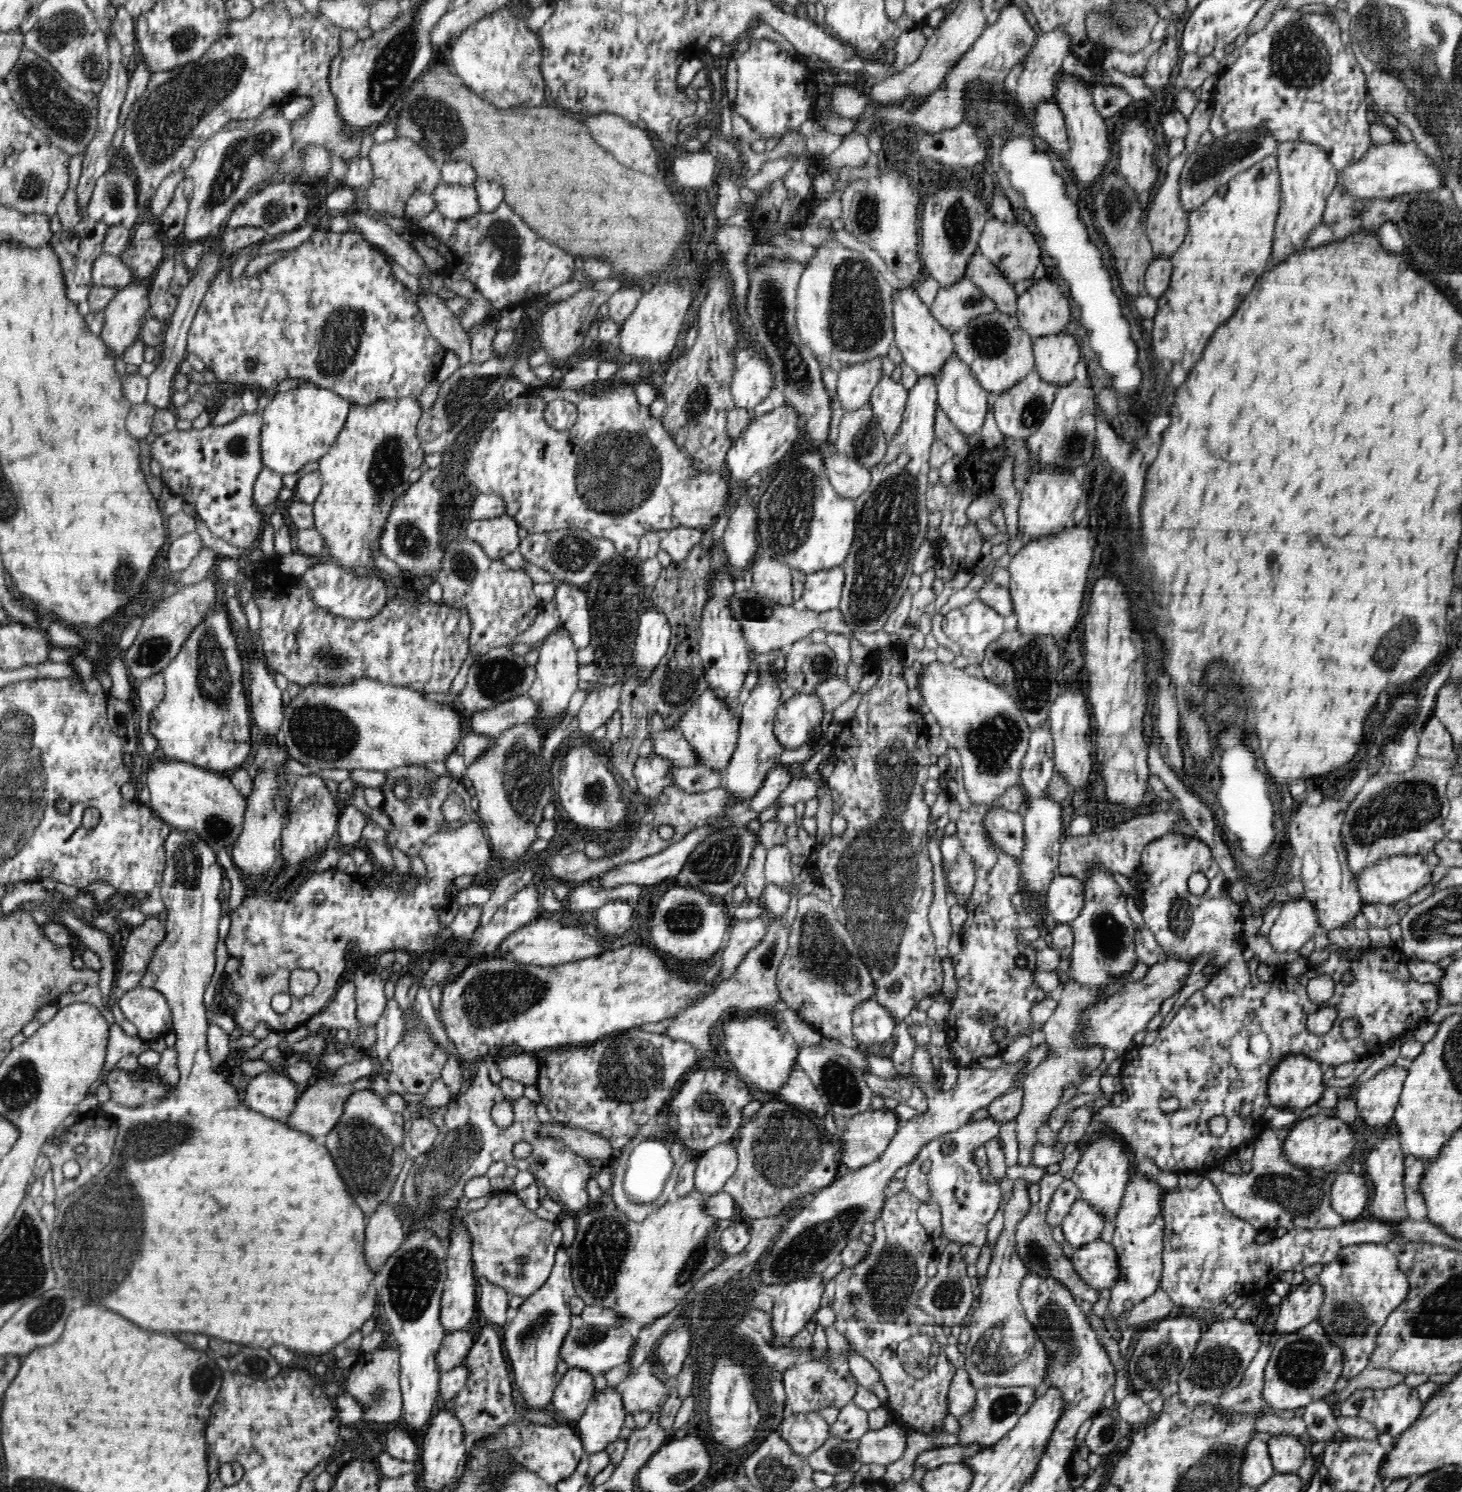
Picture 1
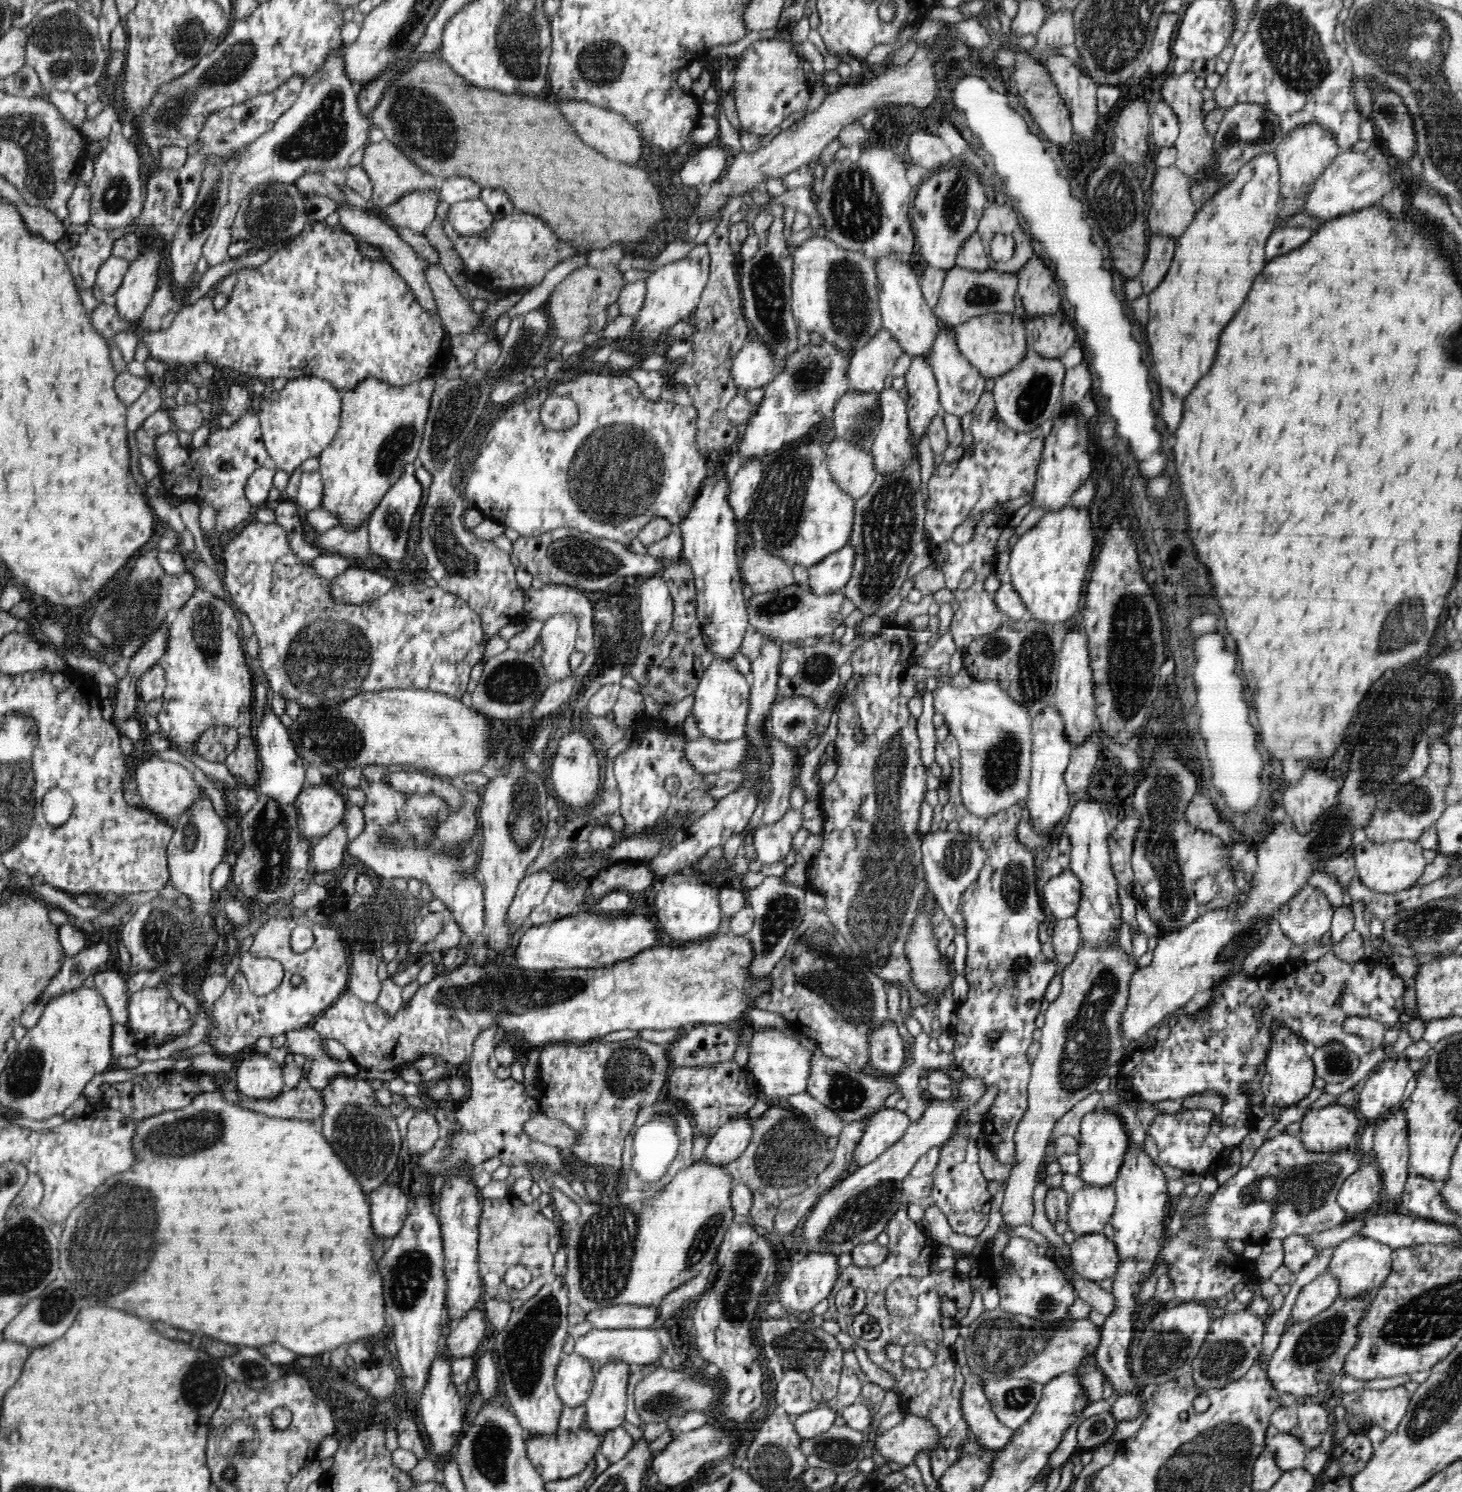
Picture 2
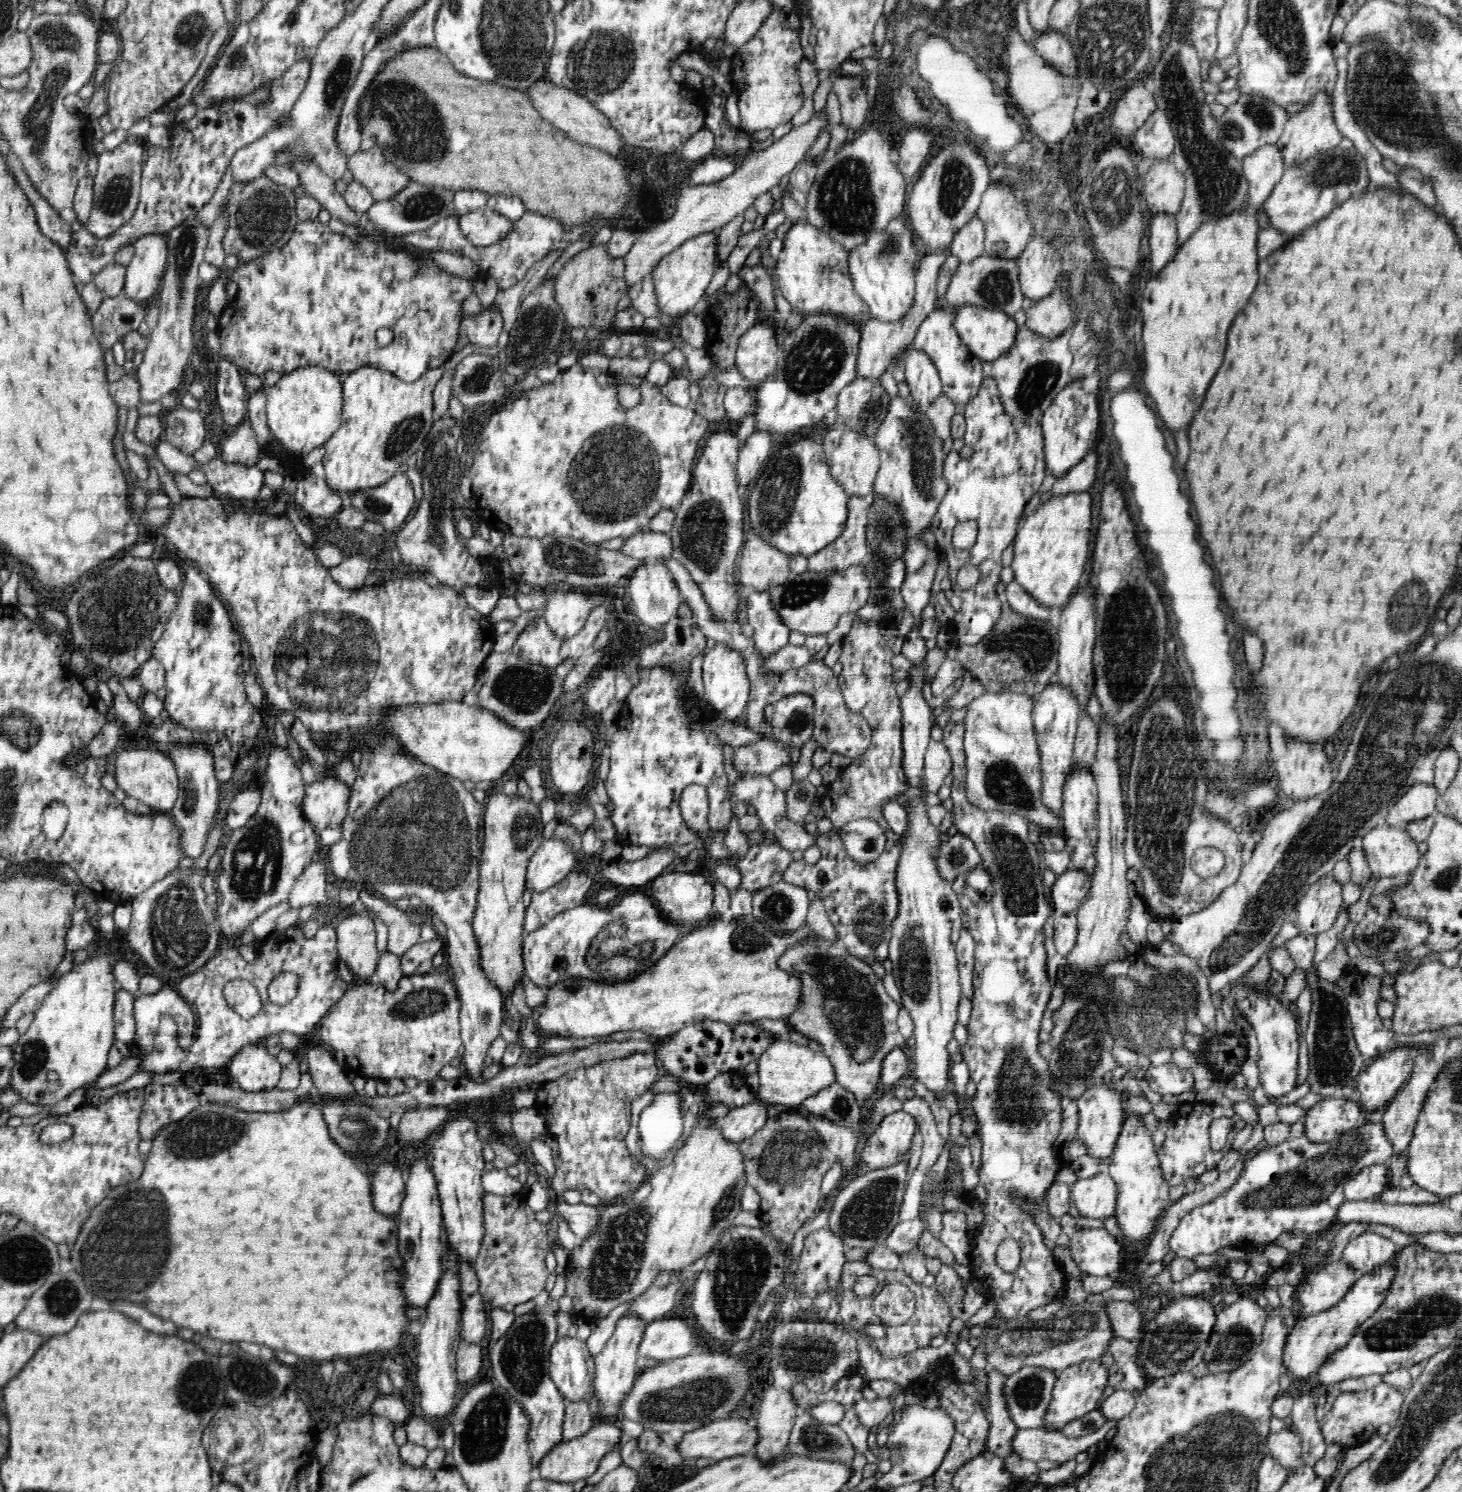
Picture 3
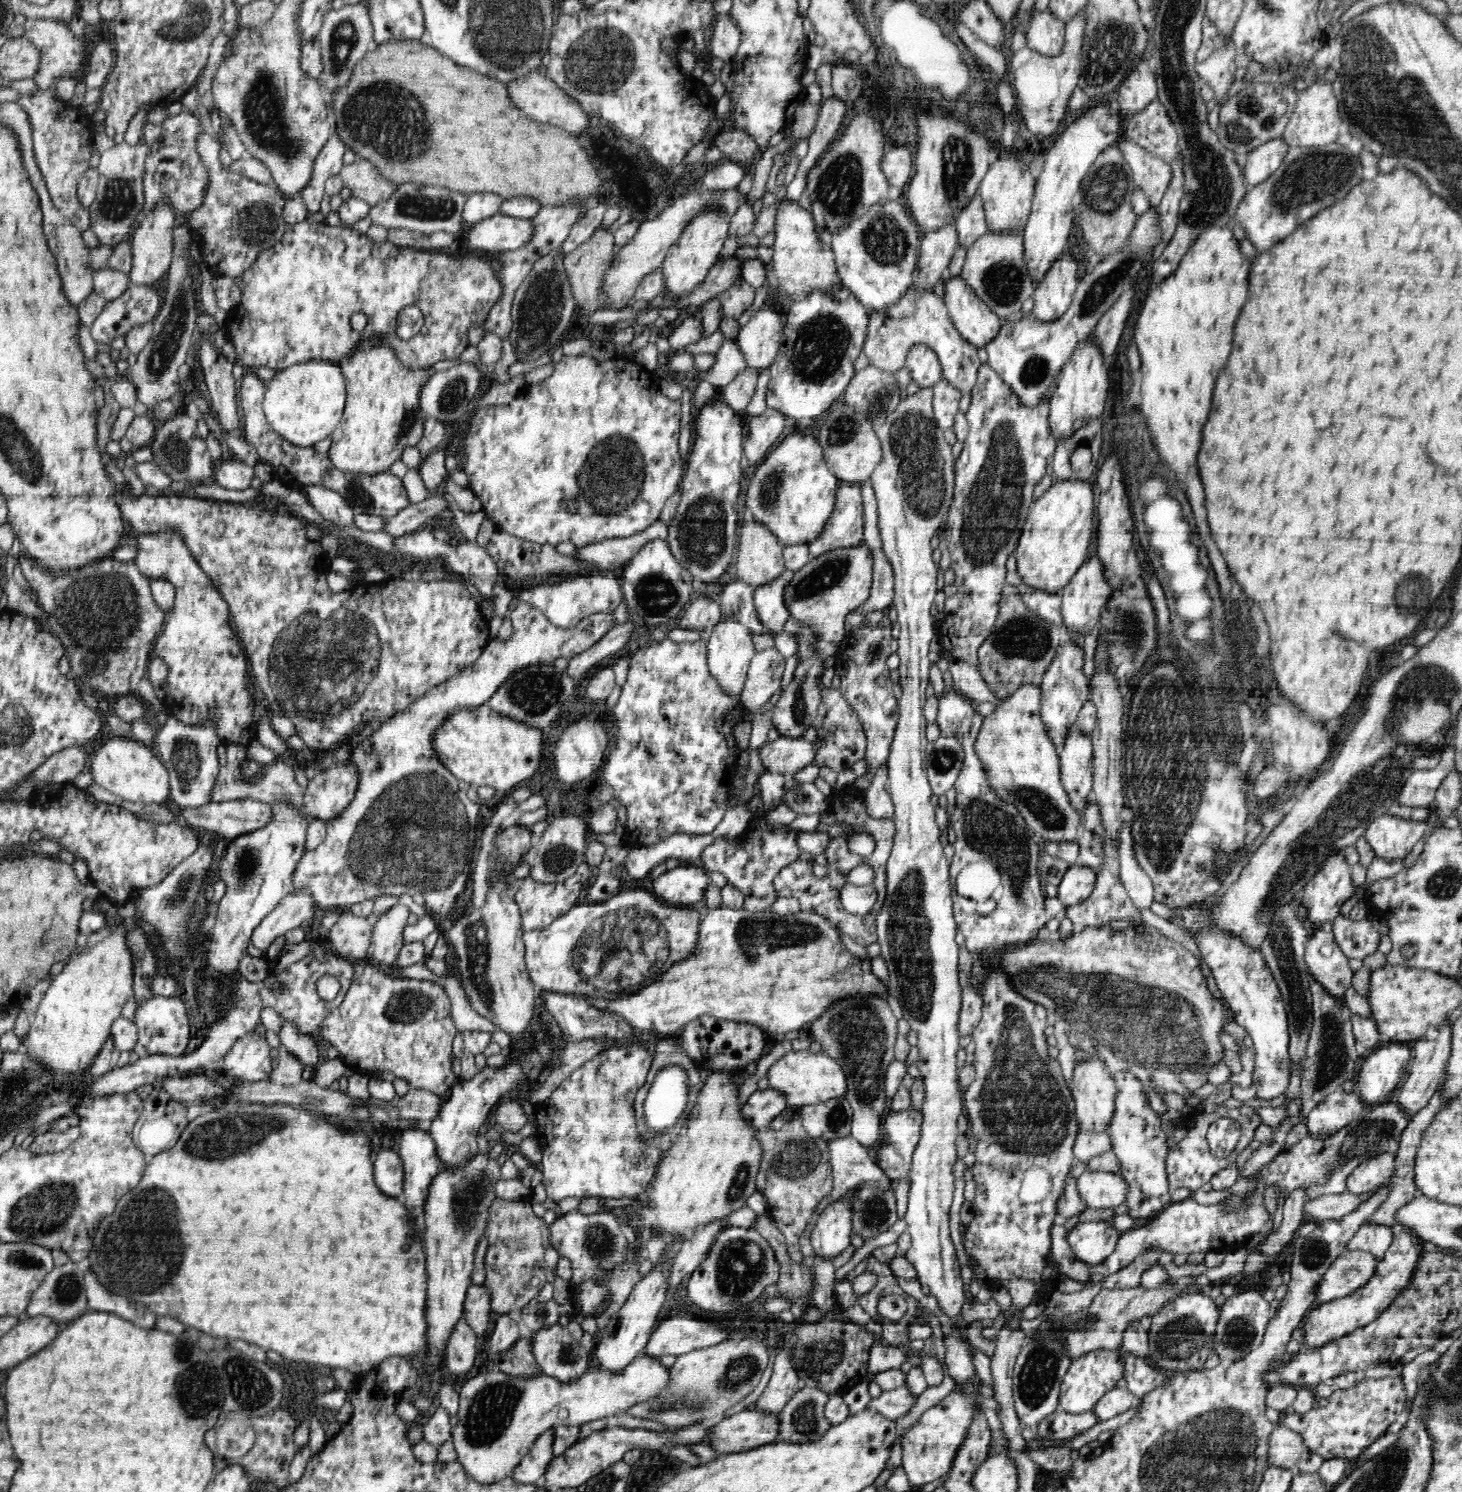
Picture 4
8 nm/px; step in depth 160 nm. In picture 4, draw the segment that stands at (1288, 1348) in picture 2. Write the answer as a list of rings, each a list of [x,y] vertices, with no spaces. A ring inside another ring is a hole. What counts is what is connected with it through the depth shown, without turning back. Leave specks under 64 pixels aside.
[[[1396,1221],[1392,1226],[1393,1241],[1385,1252],[1383,1259],[1376,1264],[1376,1272],[1372,1274],[1364,1286],[1355,1290],[1348,1296],[1336,1299],[1335,1301],[1322,1303],[1313,1307],[1307,1313],[1306,1324],[1304,1324],[1304,1340],[1308,1346],[1324,1346],[1327,1342],[1342,1338],[1362,1326],[1368,1326],[1382,1314],[1384,1308],[1392,1304],[1392,1300],[1408,1286],[1412,1278],[1413,1267],[1423,1251],[1423,1240],[1414,1233],[1414,1230]]]

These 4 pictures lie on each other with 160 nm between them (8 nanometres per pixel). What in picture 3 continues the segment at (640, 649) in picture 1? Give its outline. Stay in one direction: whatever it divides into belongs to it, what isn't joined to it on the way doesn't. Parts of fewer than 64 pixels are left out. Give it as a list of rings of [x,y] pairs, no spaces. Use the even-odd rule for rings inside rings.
[[[661,559],[650,560],[635,568],[628,590],[630,590],[633,610],[642,624],[662,631],[663,626],[677,616],[682,596],[677,582],[674,581],[674,575],[670,575],[668,565]]]

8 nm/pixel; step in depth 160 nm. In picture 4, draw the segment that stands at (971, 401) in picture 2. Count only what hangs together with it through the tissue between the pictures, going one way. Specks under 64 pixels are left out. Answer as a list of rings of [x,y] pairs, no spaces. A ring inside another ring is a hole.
[[[910,285],[907,292],[891,308],[868,310],[868,313],[872,322],[868,325],[862,351],[870,361],[870,365],[894,373],[905,366],[912,345],[928,345],[928,348],[936,352],[942,365],[943,378],[948,384],[960,392],[961,390],[970,392],[974,388],[981,365],[978,348],[968,344],[968,341],[960,336],[958,329],[953,326],[944,299],[934,291],[918,293],[914,285]]]

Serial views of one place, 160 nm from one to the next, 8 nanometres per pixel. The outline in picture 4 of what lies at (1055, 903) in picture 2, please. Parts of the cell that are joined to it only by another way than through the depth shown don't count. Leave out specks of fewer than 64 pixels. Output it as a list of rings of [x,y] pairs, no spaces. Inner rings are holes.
[[[1074,865],[1064,873],[1056,897],[1065,909],[1081,904],[1087,900],[1096,885],[1096,872],[1087,866]]]

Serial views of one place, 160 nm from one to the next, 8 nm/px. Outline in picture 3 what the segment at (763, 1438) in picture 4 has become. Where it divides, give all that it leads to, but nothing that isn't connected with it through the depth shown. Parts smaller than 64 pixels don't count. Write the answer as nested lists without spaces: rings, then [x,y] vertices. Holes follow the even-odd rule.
[[[732,1417],[709,1422],[680,1437],[677,1449],[682,1458],[708,1458],[717,1462],[754,1450],[760,1434],[757,1426],[750,1426],[746,1418]]]

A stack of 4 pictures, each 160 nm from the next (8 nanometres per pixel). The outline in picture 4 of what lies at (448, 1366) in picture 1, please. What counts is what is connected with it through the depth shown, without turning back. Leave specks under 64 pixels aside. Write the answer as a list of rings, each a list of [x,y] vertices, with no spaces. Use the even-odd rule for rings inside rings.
[[[484,1283],[479,1285],[471,1284],[466,1291],[466,1298],[463,1304],[463,1315],[476,1336],[488,1328],[488,1324],[495,1317],[491,1309],[491,1298],[488,1287]]]

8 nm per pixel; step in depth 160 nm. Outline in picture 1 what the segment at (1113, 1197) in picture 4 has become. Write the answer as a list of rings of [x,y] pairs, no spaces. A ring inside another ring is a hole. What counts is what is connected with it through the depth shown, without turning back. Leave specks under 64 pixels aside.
[[[1078,1198],[1065,1216],[1061,1227],[1065,1240],[1072,1244],[1073,1248],[1078,1249],[1079,1246],[1087,1245],[1100,1237],[1104,1225],[1100,1209]]]

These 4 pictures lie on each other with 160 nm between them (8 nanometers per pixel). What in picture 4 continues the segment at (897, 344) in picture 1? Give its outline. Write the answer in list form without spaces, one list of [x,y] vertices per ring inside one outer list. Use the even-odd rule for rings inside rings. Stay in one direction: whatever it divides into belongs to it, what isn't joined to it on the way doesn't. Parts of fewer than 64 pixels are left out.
[[[895,195],[872,205],[868,214],[846,229],[831,234],[831,249],[841,284],[849,288],[867,310],[891,308],[912,285],[921,245],[918,232],[919,226],[904,209],[902,199]]]

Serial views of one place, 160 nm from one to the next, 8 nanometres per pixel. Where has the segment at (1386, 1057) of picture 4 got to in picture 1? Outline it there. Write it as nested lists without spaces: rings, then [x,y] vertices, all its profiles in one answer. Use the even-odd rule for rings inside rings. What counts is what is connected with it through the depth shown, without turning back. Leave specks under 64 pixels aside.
[[[1394,1063],[1359,1086],[1355,1101],[1366,1124],[1380,1127],[1392,1122],[1406,1076],[1407,1070]]]

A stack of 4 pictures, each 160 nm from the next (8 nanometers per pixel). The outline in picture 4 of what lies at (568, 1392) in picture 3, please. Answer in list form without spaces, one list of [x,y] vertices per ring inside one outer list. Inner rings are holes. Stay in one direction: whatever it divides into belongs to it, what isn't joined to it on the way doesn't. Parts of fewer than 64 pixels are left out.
[[[560,1323],[535,1331],[532,1350],[543,1374],[560,1383],[578,1380],[593,1363],[591,1353]]]

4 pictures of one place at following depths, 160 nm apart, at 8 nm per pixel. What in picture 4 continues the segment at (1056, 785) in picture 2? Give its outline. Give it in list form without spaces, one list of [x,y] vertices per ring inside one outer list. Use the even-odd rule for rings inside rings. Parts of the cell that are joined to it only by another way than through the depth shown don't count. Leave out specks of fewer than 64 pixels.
[[[1065,639],[1058,652],[1046,669],[1041,682],[1040,720],[1044,721],[1048,740],[1056,747],[1056,752],[1062,752],[1068,731],[1075,724],[1082,705],[1089,700],[1089,681],[1082,671],[1084,666],[1084,651]]]

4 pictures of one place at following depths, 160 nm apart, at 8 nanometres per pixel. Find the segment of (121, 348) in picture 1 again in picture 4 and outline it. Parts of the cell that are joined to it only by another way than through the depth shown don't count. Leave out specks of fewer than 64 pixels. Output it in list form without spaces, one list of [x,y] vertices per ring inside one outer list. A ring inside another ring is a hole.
[[[160,202],[160,206],[156,206],[154,212],[148,213],[147,217],[139,222],[130,239],[132,253],[130,282],[135,285],[152,285],[168,272],[168,266],[172,262],[172,242],[174,242],[172,230],[177,223],[173,210],[170,210],[165,202]]]

